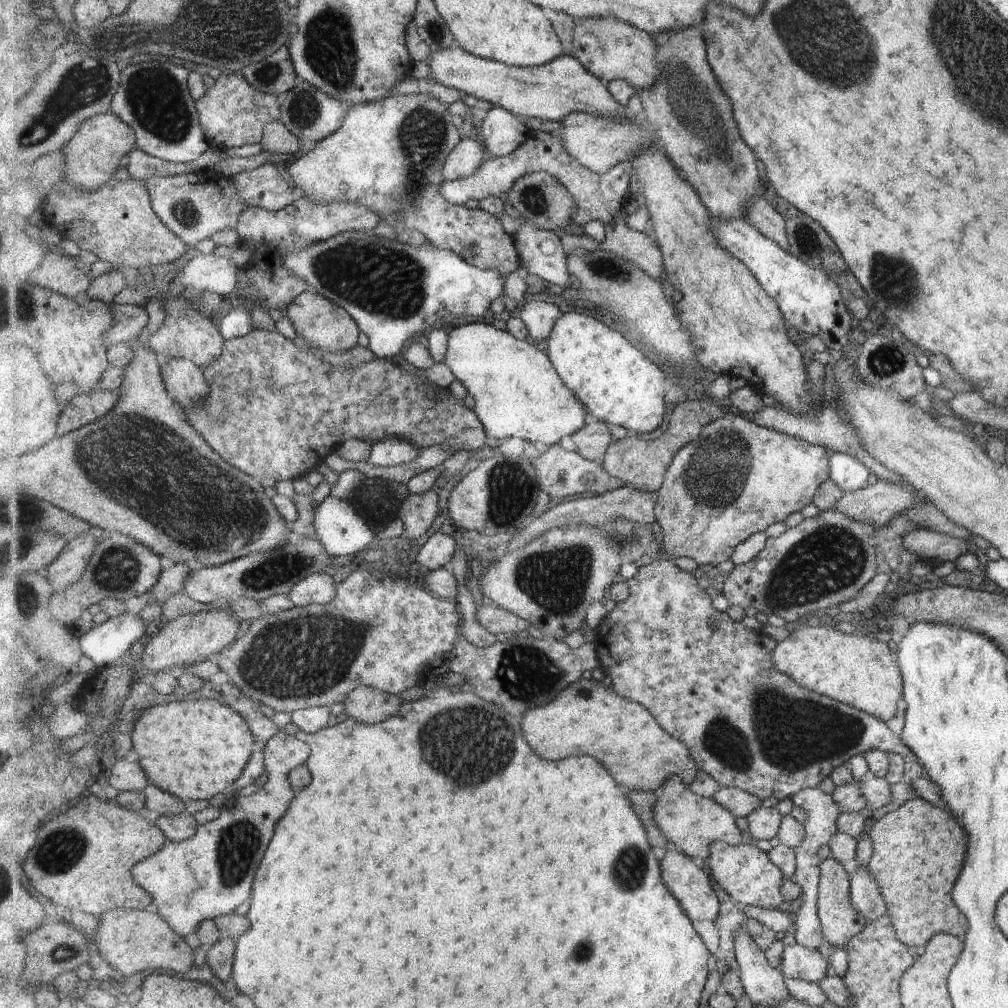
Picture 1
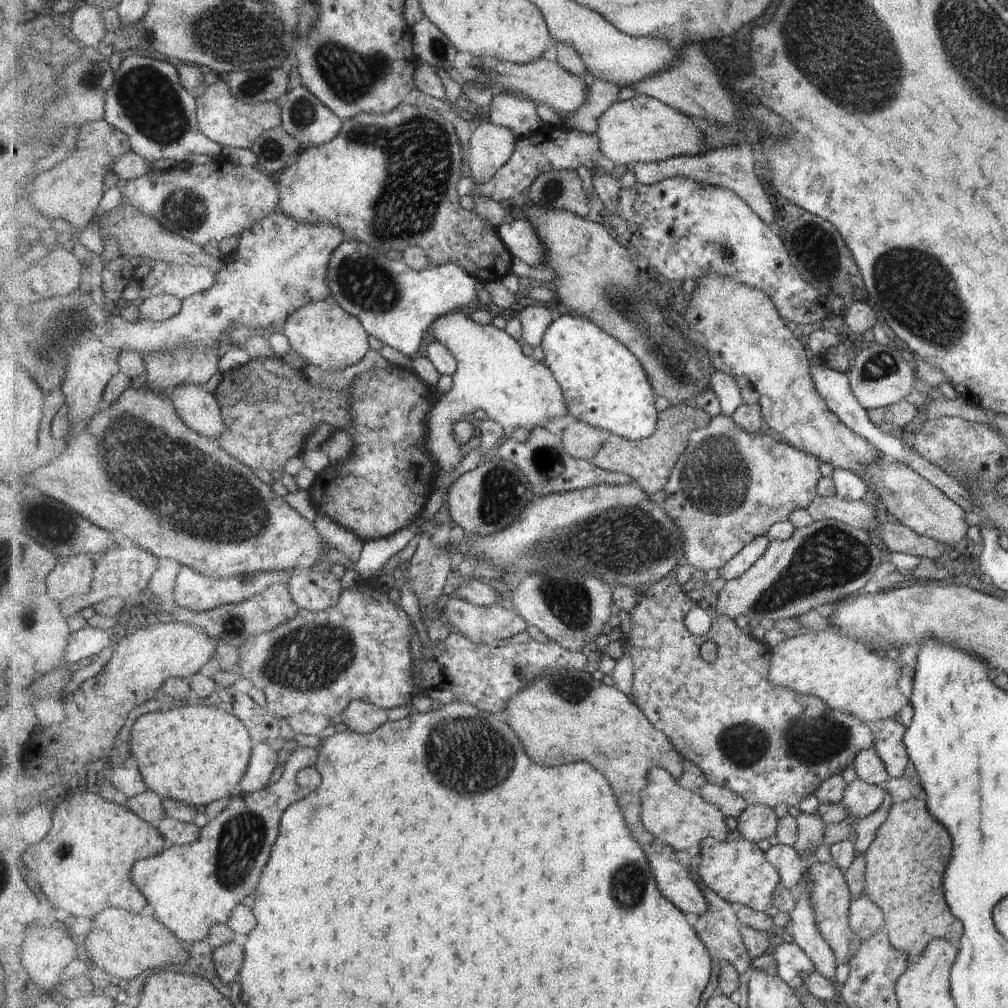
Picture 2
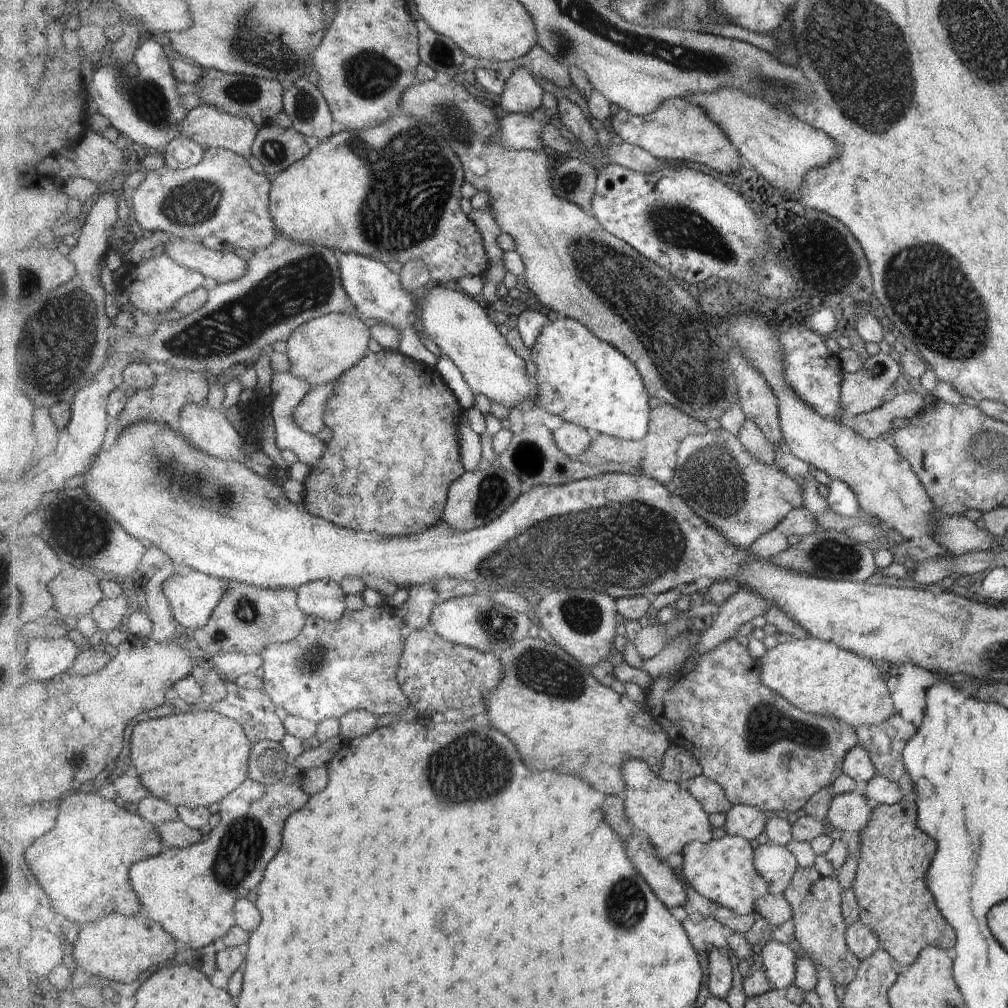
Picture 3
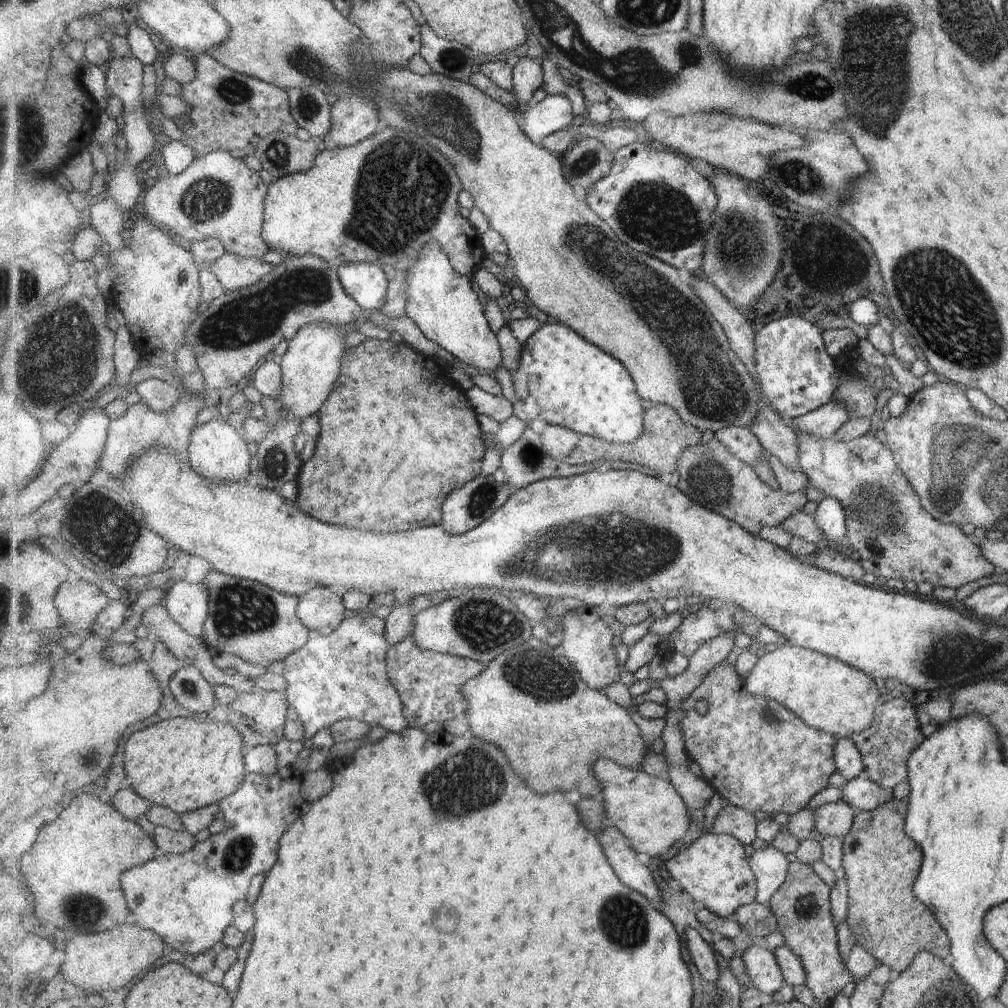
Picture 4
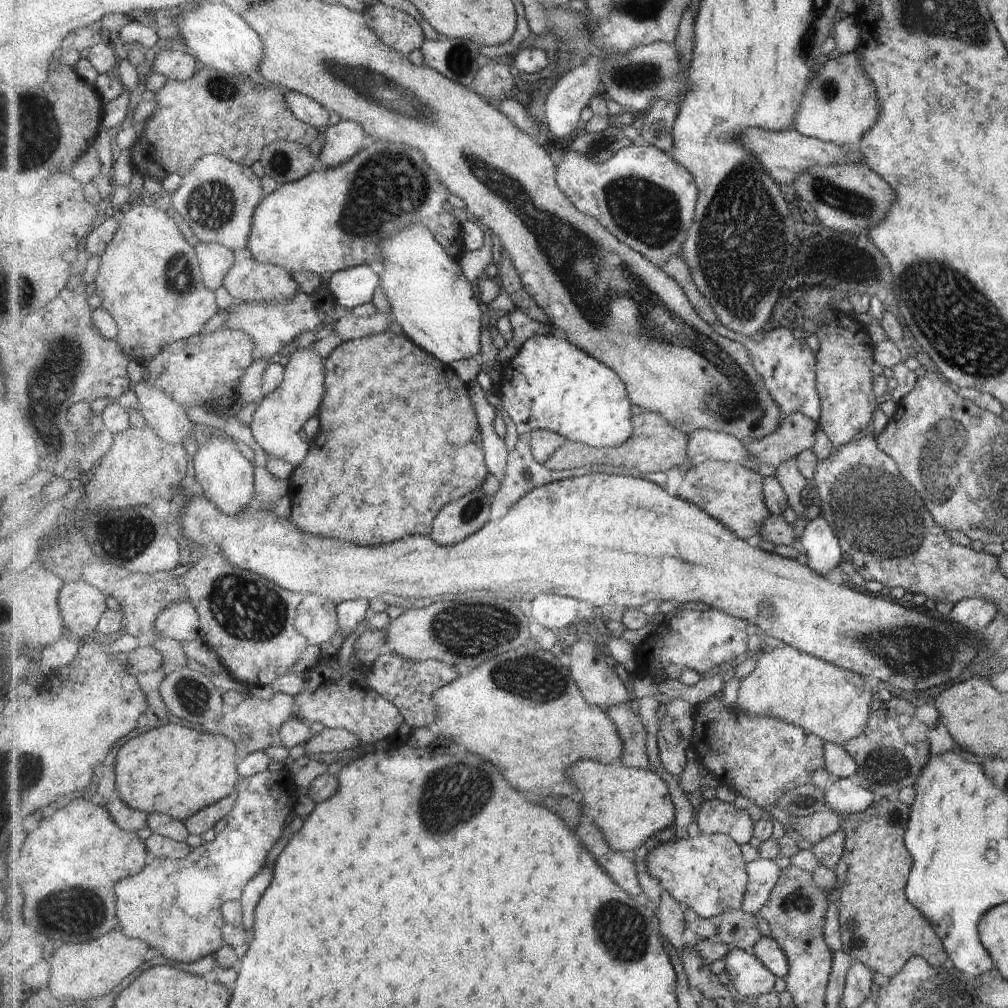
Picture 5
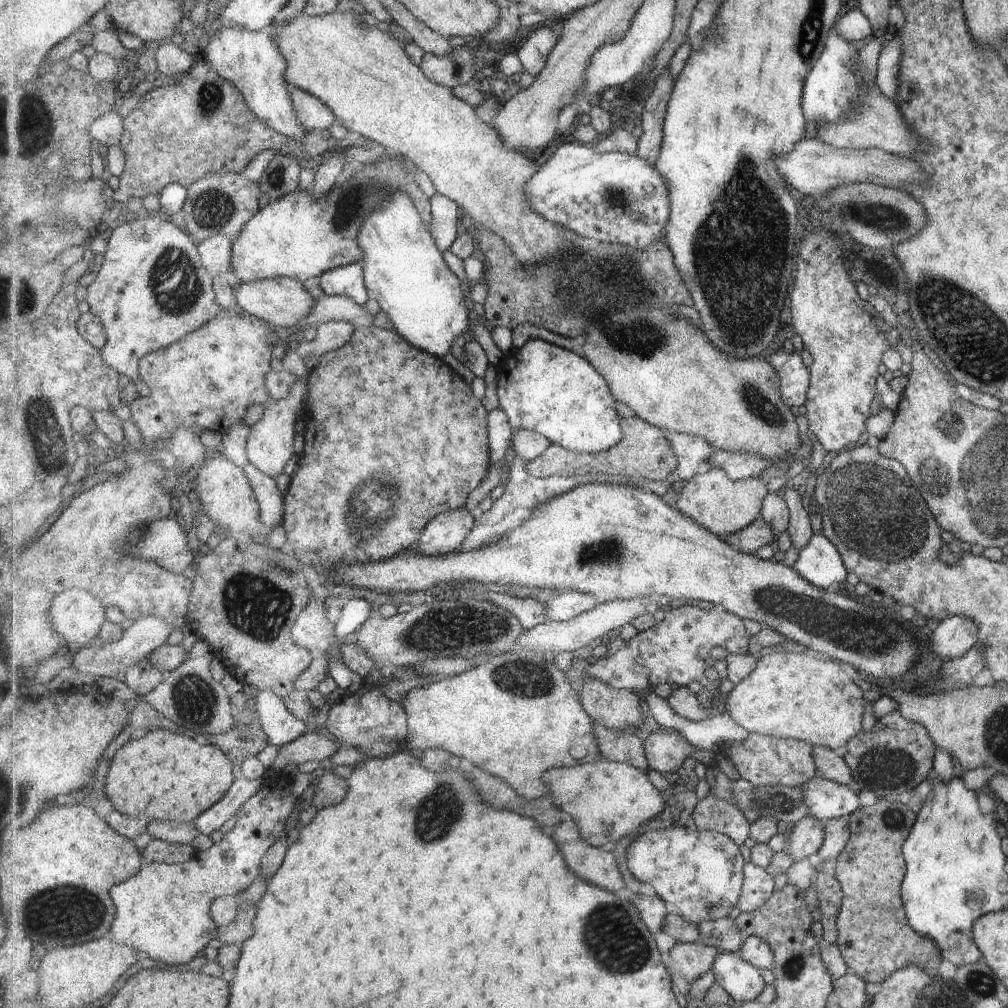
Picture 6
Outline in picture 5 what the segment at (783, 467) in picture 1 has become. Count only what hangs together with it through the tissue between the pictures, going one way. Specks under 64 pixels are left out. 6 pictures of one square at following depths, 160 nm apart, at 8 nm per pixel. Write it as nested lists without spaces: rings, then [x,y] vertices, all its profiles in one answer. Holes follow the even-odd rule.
[[[707,461],[686,472],[676,495],[723,522],[738,537],[749,540],[762,530],[763,523],[771,515],[764,496],[764,478],[761,473],[739,463]]]

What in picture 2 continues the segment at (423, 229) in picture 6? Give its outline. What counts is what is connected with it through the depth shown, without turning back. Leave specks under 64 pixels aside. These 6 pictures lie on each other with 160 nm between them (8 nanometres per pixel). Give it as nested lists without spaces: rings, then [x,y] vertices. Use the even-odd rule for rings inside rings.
[[[451,312],[431,324],[436,341],[447,346],[458,363],[458,370],[452,377],[454,386],[443,395],[441,402],[431,408],[427,416],[426,451],[435,462],[447,472],[453,472],[464,455],[457,455],[453,440],[453,424],[457,420],[473,417],[481,409],[492,423],[507,426],[509,430],[545,428],[547,420],[565,418],[570,415],[562,386],[553,370],[544,361],[535,360],[521,352],[519,342],[506,330],[499,330],[488,324],[477,324],[463,312]]]

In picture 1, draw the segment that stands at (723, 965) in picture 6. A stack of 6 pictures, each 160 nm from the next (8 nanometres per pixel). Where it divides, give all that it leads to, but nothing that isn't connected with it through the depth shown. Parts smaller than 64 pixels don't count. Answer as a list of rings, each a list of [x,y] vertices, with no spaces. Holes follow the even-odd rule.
[[[798,942],[786,945],[781,972],[785,977],[818,983],[829,973],[829,964],[824,953],[805,948]]]

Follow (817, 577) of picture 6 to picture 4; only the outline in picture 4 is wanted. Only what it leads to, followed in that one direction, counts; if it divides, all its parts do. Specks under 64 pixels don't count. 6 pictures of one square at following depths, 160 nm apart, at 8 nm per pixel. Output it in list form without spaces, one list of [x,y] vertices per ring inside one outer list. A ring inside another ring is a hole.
[[[825,497],[816,506],[812,515],[815,526],[822,532],[824,540],[822,543],[844,546],[845,525],[844,516],[839,503],[832,498]]]

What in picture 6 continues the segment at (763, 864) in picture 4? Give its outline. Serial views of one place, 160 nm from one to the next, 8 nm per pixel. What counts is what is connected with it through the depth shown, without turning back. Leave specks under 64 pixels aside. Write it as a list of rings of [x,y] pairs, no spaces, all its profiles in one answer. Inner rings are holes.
[[[753,862],[744,867],[744,885],[738,902],[741,913],[758,911],[774,895],[775,882],[769,870]]]

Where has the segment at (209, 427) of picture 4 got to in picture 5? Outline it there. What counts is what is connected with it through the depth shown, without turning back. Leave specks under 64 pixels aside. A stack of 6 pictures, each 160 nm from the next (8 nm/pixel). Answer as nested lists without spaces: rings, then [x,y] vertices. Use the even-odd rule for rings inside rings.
[[[229,436],[227,440],[211,437],[201,445],[193,457],[193,468],[196,473],[195,479],[203,488],[203,496],[211,500],[227,516],[237,517],[255,504],[254,466],[243,456]]]

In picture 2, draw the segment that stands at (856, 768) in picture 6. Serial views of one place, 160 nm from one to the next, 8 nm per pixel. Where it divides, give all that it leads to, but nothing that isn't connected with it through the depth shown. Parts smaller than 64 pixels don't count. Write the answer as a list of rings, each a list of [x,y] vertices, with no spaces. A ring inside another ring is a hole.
[[[883,719],[869,724],[873,736],[872,750],[883,762],[888,779],[901,778],[907,764],[907,754],[902,744],[906,730],[893,719]]]

